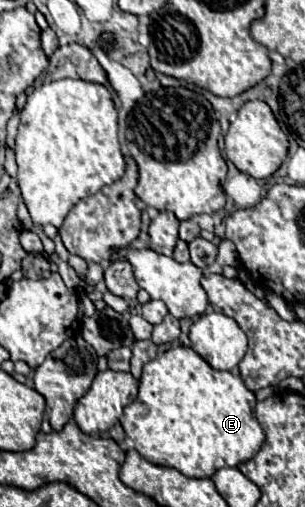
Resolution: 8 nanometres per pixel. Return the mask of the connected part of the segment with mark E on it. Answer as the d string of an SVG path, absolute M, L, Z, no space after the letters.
M173 344L165 354L157 356L153 362L149 362L149 364L143 366L143 376L141 376L141 380L139 380L139 396L137 396L137 400L135 400L133 404L129 404L129 406L125 408L123 418L121 418L121 426L123 426L125 434L135 442L135 450L137 450L145 460L149 460L149 462L153 462L153 464L159 464L159 466L171 466L171 468L175 468L175 470L179 470L181 474L191 476L191 478L211 478L211 476L213 476L217 470L221 470L221 468L239 466L239 464L247 462L249 458L253 458L253 456L259 452L261 444L265 442L265 432L263 432L261 424L259 424L257 418L255 418L255 394L253 394L251 390L247 390L245 382L241 380L241 376L237 376L237 374L233 374L233 372L213 370L193 348L185 348L185 346L181 346L181 344Z

